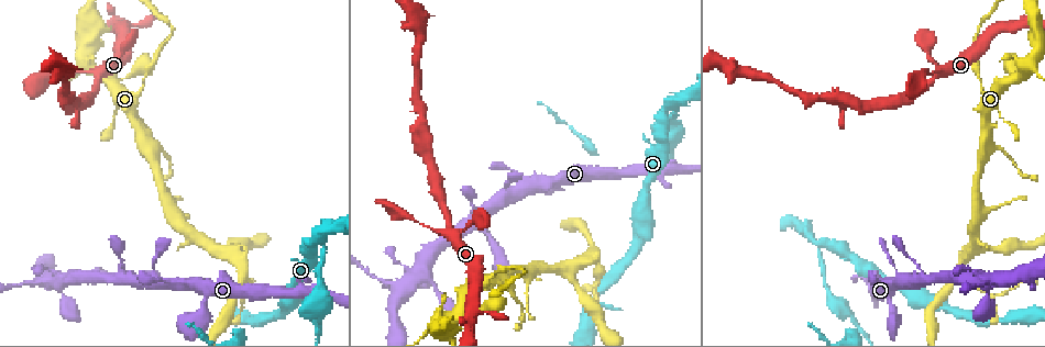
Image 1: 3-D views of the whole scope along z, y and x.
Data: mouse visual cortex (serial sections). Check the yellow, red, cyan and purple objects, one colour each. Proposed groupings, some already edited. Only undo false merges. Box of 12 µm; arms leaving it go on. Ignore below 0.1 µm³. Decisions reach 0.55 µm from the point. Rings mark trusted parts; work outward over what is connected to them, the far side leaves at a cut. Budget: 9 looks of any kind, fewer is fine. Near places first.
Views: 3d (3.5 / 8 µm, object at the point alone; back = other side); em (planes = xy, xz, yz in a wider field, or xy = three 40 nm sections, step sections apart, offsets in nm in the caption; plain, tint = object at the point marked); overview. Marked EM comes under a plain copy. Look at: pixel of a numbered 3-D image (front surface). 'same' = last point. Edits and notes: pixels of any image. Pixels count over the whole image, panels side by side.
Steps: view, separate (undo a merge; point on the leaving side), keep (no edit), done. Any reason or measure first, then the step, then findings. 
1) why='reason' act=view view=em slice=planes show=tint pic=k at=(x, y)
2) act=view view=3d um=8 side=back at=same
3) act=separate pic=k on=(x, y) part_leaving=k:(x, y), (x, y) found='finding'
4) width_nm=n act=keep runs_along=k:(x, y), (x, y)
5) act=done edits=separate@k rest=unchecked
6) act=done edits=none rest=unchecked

act=view view=3d um=3.5 pic=1 at=(412, 277)

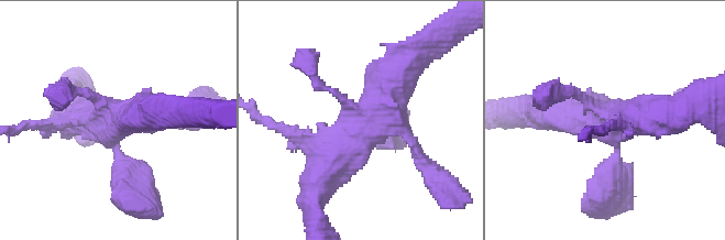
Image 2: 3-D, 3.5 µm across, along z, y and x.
act=view view=em slice=planes show=tint pic=2 at=(115, 116)

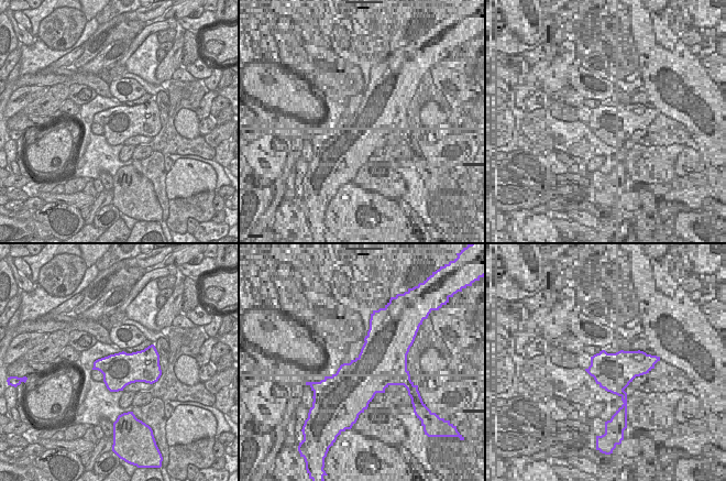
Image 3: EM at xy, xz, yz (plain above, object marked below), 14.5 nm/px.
width_nm=500 act=keep runs_along=2:(403, 66), (318, 182) found='one cell here'

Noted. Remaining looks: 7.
why='three-way junction' act=view view=3d um=3.5 pic=1 at=(938, 73)

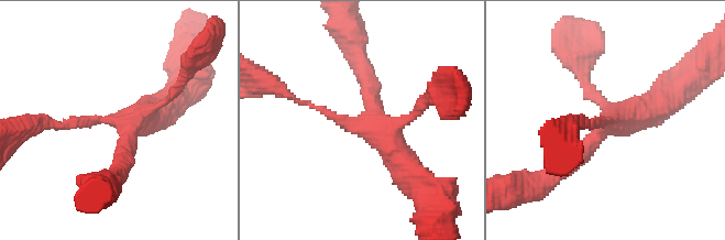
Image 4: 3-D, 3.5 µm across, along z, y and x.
arm_widths_nm=100,250,400 act=keep runs_along=4:(403, 161), (379, 127), (338, 121), (284, 90) found='one cell here'

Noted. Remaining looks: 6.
why='abrupt turn' act=view view=3d um=3.5 side=back pic=1 at=(514, 268)

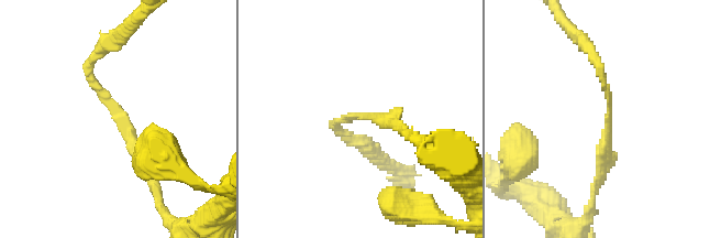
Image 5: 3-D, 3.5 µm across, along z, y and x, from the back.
arm_widths_nm=150,200 act=view view=em slice=xy step=5 show=tint pic=5 at=(112, 103)

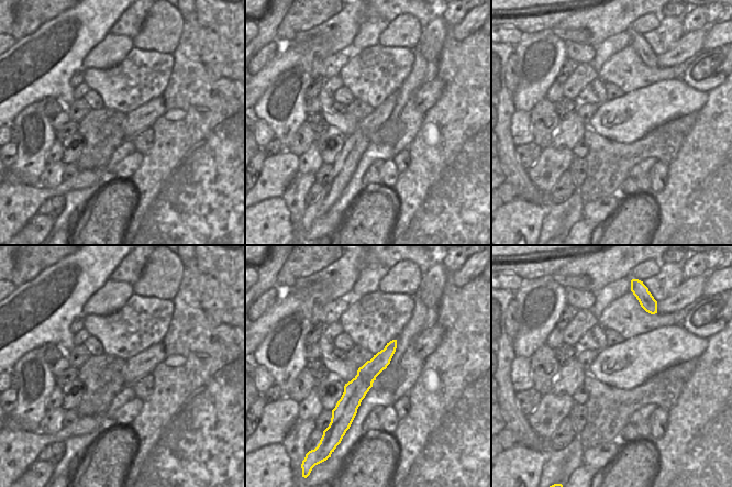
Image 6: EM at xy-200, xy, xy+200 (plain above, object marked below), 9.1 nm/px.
act=keep runs_along=6:(394, 343), (334, 414) found='continuous, no second cell'

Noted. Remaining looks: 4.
why='arms part here' act=view view=3d um=3.5 side=back pic=1 at=(315, 242)

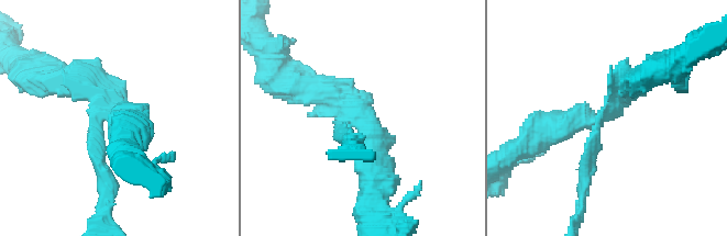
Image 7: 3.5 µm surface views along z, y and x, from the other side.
arms=3 arm_widths_nm=150,350,400 why='now the EM' act=view view=em slice=planes show=tint pic=7 at=(110, 109)

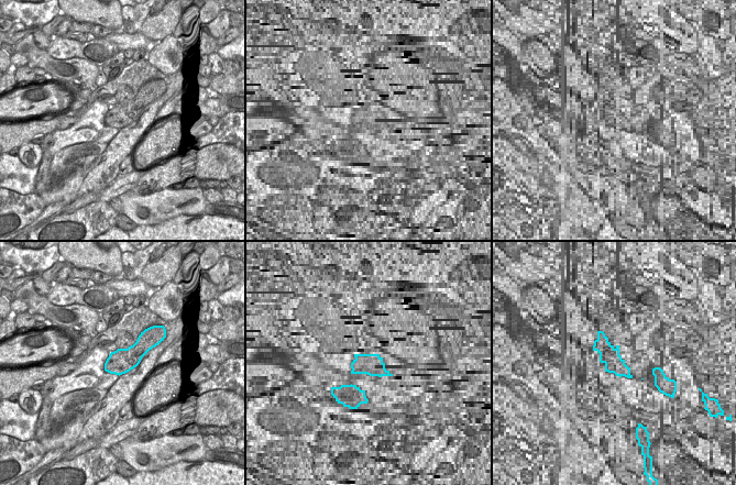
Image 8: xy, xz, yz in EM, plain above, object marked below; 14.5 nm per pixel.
act=view view=em slice=xy step=2 show=tint at=same

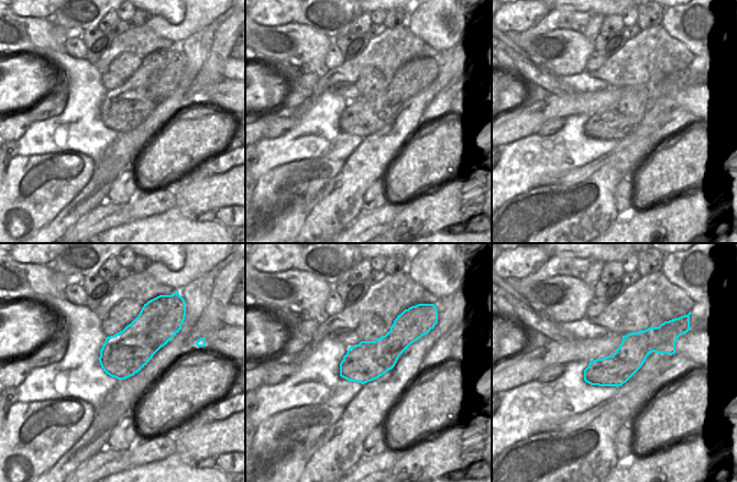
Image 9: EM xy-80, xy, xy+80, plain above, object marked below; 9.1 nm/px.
act=separate pic=7 on=(586, 160) part_leaving=7:(598, 122), (584, 172), (579, 220) found='two cells meet here'

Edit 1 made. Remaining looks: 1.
act=done edits=separate@7 rest=unchecked

